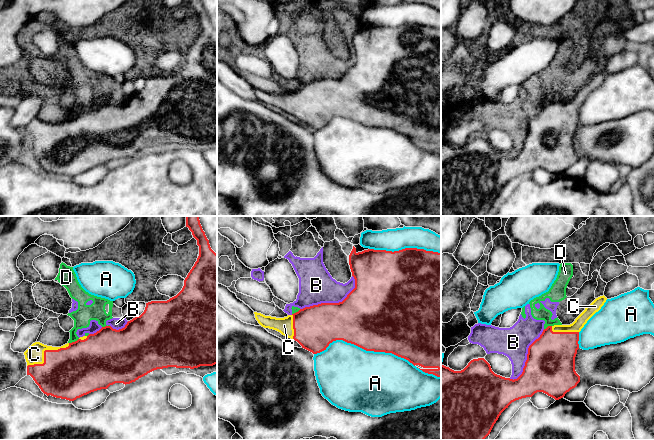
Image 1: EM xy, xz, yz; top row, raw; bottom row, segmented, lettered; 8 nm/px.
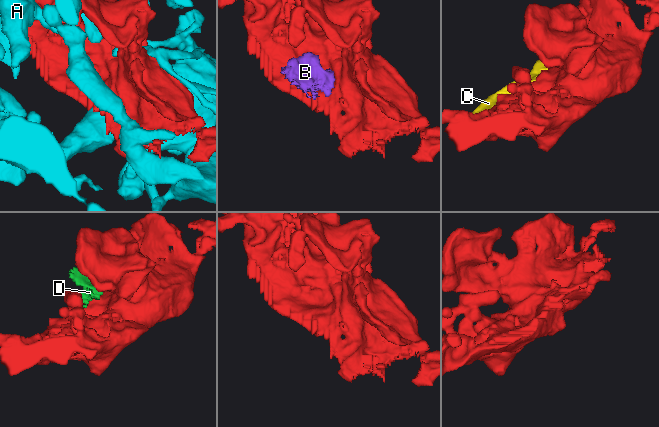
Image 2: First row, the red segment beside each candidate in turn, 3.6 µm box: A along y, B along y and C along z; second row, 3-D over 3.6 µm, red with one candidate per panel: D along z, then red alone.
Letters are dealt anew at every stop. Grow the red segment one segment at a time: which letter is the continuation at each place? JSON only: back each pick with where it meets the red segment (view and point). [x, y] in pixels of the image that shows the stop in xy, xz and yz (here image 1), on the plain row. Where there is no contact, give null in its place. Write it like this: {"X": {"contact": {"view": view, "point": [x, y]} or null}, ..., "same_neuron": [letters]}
{"C": {"contact": {"view": "xy", "point": [44, 128]}}, "same_neuron": ["C"]}

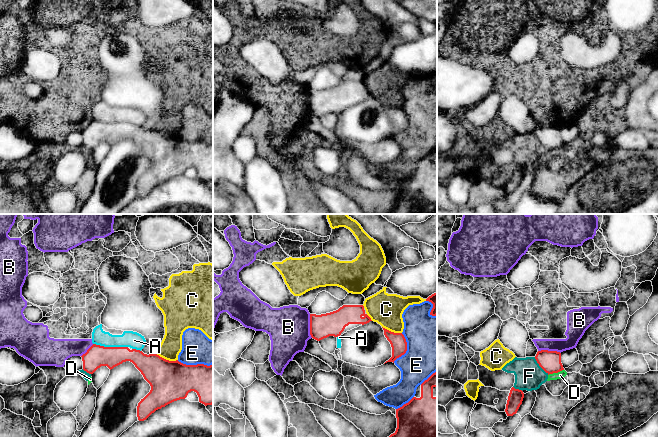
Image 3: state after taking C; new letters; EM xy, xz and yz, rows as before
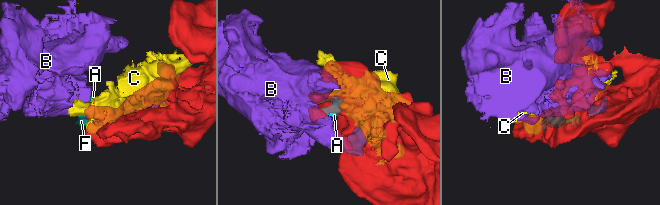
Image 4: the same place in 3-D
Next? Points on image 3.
{"A": {"contact": {"view": "xy", "point": [110, 123]}}, "same_neuron": ["A"]}

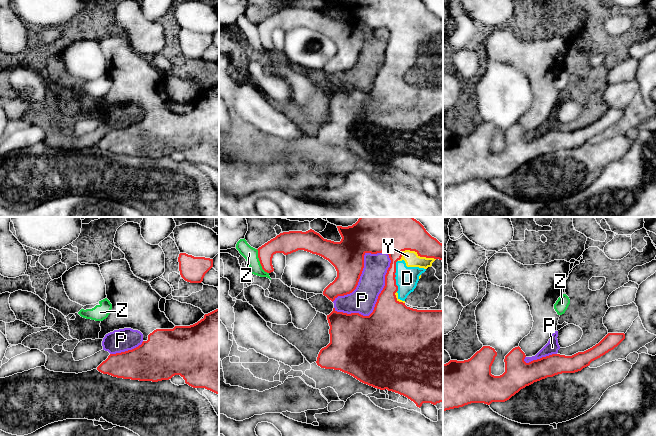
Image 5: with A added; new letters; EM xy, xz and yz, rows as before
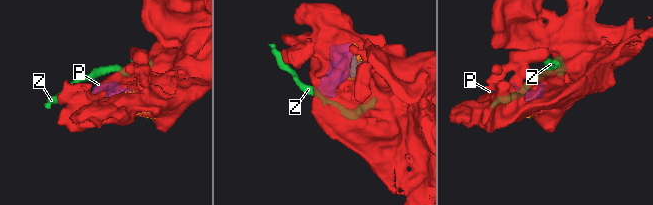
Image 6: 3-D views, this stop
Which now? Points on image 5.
{"D": {"contact": {"view": "xz", "point": [395, 52]}}, "Y": {"contact": {"view": "xz", "point": [413, 26]}}, "Z": {"contact": {"view": "xz", "point": [260, 38]}}, "same_neuron": ["D", "Y", "Z"]}

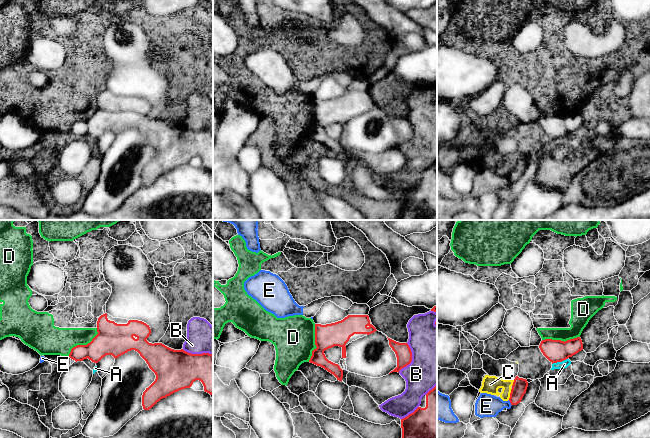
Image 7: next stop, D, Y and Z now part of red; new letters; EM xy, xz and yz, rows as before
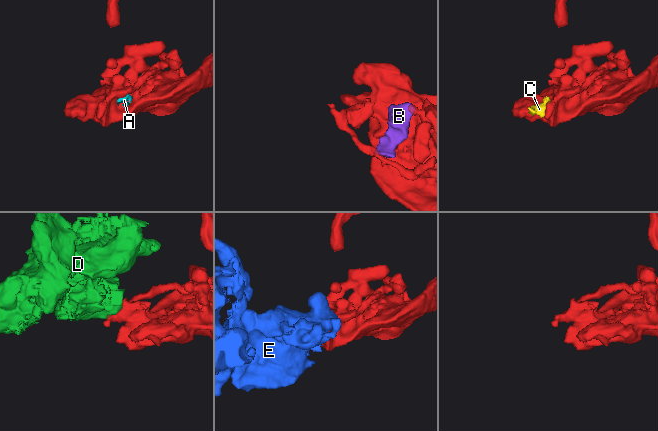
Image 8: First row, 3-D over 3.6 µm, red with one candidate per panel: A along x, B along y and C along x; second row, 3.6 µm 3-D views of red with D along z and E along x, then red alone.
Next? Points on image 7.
{"E": {"contact": {"view": "yz", "point": [510, 178]}}, "same_neuron": ["E"]}

